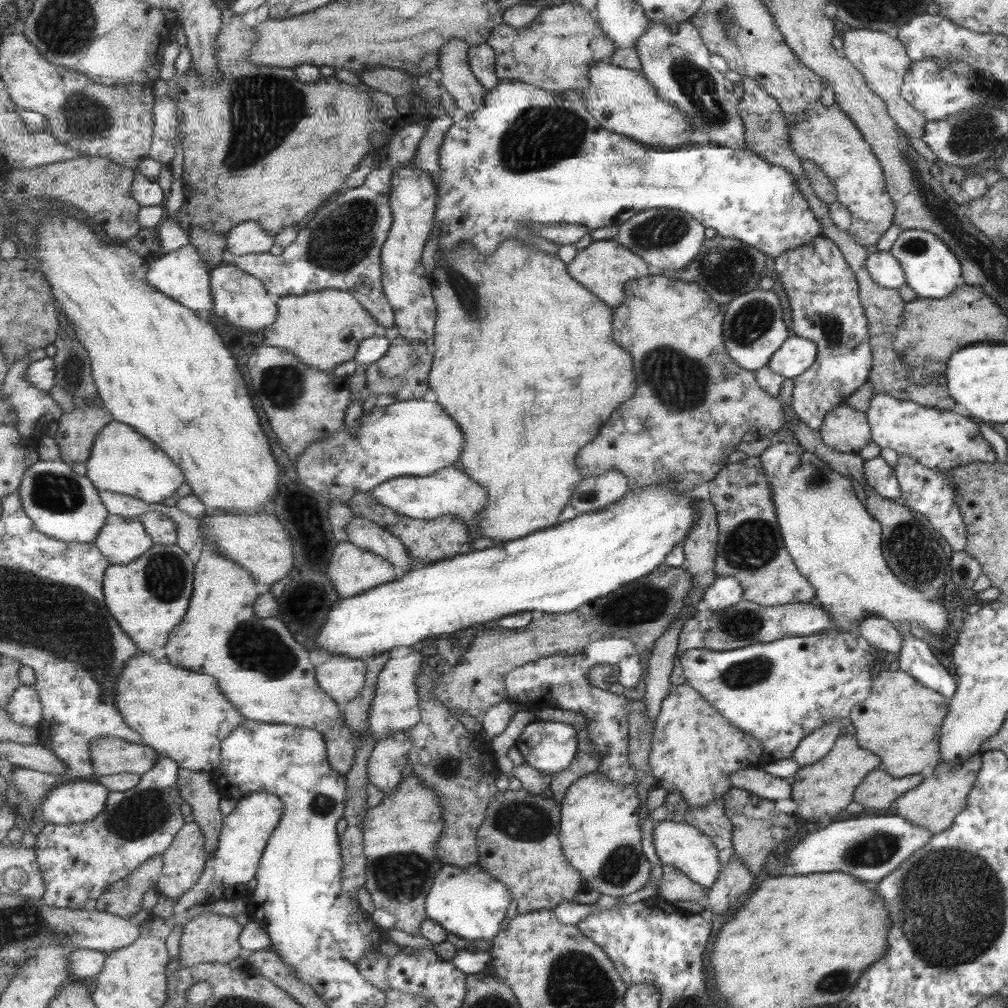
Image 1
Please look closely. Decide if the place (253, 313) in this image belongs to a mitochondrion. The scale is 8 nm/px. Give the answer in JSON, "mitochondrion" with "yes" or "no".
{"mitochondrion":"no"}

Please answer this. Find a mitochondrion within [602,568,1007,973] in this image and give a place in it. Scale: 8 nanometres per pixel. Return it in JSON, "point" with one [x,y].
{"point":[941,879]}

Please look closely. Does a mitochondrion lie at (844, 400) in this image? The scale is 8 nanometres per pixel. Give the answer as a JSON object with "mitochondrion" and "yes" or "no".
{"mitochondrion":"no"}

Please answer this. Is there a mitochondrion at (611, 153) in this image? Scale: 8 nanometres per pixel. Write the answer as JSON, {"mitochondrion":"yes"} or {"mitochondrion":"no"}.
{"mitochondrion":"no"}

